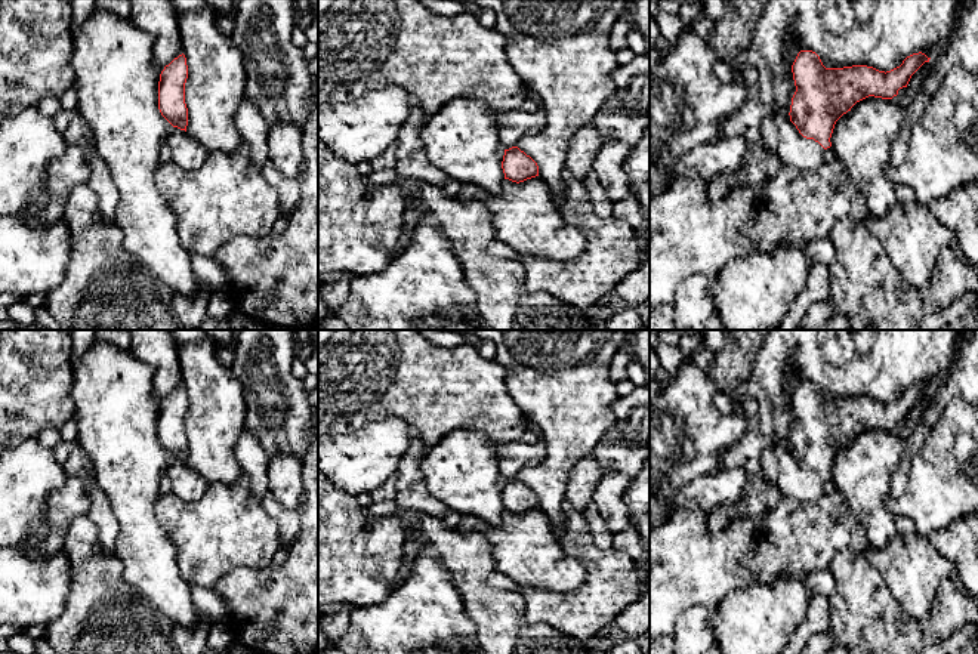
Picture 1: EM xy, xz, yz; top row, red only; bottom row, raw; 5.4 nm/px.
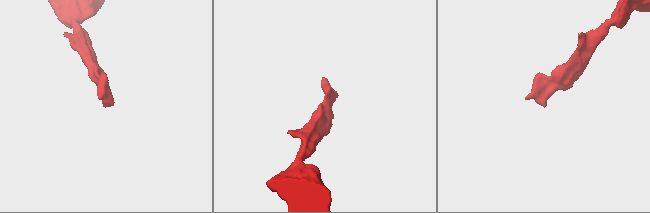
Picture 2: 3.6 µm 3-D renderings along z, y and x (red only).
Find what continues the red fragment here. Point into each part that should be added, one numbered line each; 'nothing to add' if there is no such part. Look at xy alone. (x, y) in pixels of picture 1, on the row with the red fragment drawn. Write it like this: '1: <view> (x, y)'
1: xy (187, 153)

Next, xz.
1: xz (512, 126)

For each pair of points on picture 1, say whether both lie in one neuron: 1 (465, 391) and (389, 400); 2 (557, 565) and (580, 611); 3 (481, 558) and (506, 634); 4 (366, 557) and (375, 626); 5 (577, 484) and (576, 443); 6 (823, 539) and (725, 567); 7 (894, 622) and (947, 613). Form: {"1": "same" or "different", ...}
{"1": "same", "2": "different", "3": "same", "4": "different", "5": "different", "6": "same", "7": "same"}

